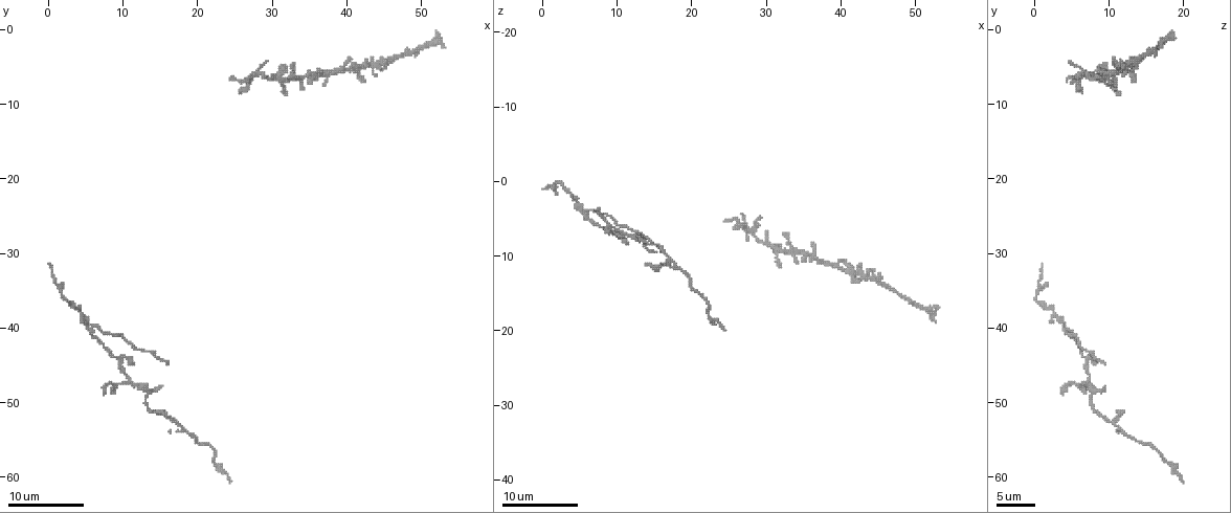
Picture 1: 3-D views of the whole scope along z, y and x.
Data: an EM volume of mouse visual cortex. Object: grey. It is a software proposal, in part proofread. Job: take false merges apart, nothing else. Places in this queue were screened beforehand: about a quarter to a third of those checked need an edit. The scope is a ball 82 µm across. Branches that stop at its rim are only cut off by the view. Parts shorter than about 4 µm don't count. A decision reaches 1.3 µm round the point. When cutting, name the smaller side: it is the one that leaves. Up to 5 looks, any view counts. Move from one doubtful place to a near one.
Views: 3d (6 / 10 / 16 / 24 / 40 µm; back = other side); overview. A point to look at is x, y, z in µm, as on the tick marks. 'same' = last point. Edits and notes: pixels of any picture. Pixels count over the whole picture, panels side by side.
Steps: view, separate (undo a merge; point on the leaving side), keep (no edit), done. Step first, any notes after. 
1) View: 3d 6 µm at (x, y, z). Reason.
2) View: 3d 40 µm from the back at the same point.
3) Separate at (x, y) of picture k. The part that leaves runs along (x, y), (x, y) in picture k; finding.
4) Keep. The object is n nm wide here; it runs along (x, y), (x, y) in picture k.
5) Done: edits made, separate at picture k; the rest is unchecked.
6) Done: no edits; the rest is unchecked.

View: 3d 6 µm at (11.0, 47.5, 7.5). Branch point.

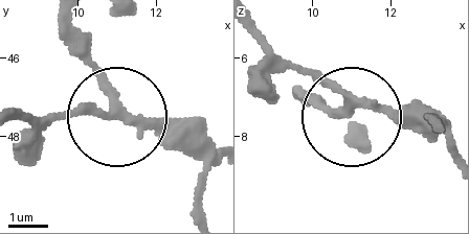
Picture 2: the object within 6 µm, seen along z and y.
View: 3d 6 µm from the back at (11.10, 47.40, 7.10).

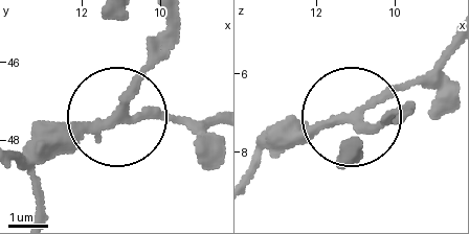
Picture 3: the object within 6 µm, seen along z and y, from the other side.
Keep. The object is 200 nm wide here; it runs along (180, 20), (127, 117), (197, 120) in picture 3; all the same neuron.

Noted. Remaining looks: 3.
View: 3d 10 µm at (6.0, 40.0, 4.0). Thin arm on a thick one.

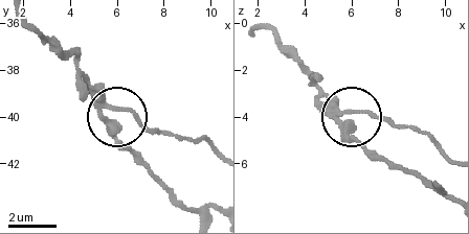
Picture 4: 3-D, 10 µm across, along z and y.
Separate at (136, 119) of picture 4. The object is 210 nm wide here; the part that leaves runs along (104, 106), (126, 108), (156, 132), (216, 151) in picture 4; a second neuron is stuck on.

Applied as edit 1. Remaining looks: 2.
View: overview.

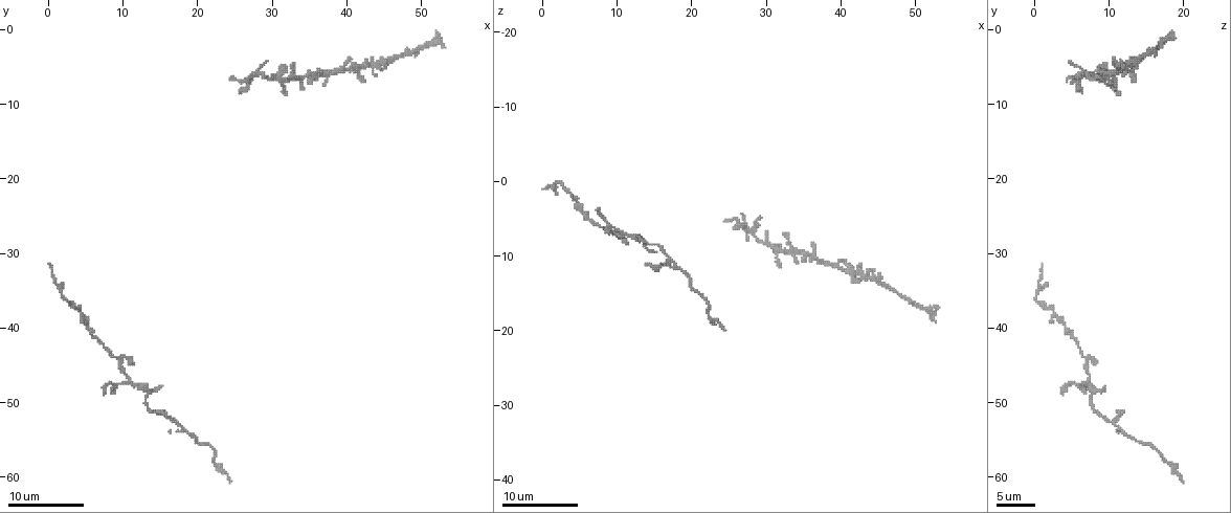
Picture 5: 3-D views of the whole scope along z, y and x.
View: 3d 16 µm at (46.5, 4.0, 14.0). Sudden change in width.

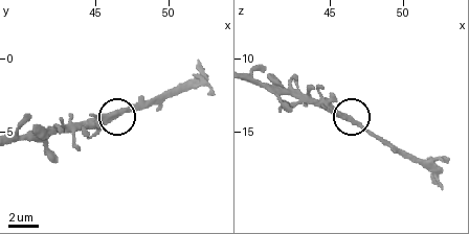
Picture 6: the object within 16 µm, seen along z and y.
Keep. It runs along (17, 139), (88, 127), (103, 117), (121, 115), (139, 98) in picture 6; all the same neuron.

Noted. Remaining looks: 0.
Done: edits made, separate at picture 4; the rest is unchecked.

